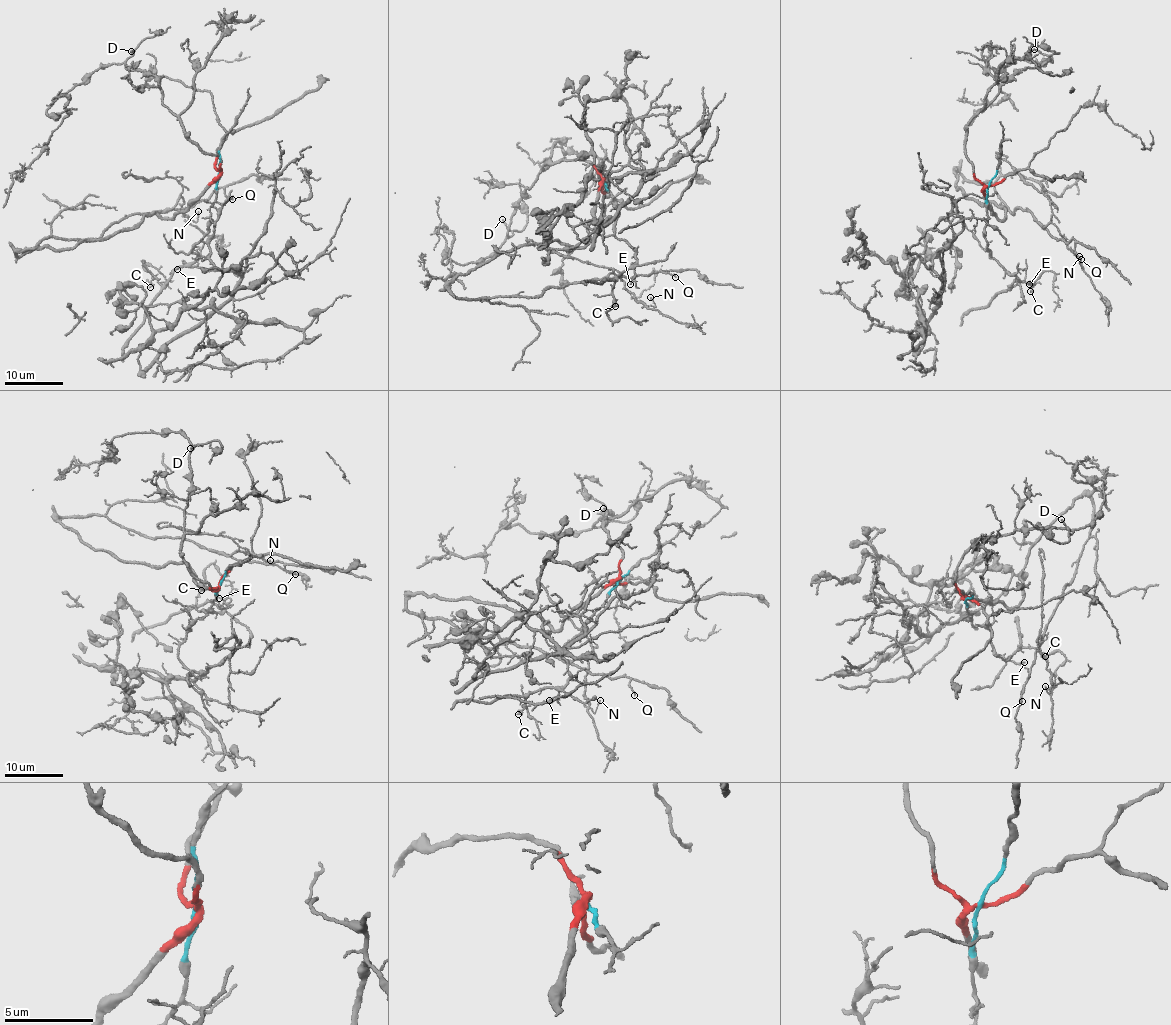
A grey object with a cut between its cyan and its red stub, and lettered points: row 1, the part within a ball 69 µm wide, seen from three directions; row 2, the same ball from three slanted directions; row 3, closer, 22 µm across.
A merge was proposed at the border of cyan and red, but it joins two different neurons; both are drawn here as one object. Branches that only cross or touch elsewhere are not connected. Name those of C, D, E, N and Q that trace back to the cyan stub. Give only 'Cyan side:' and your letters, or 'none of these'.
Cyan side: C, E

